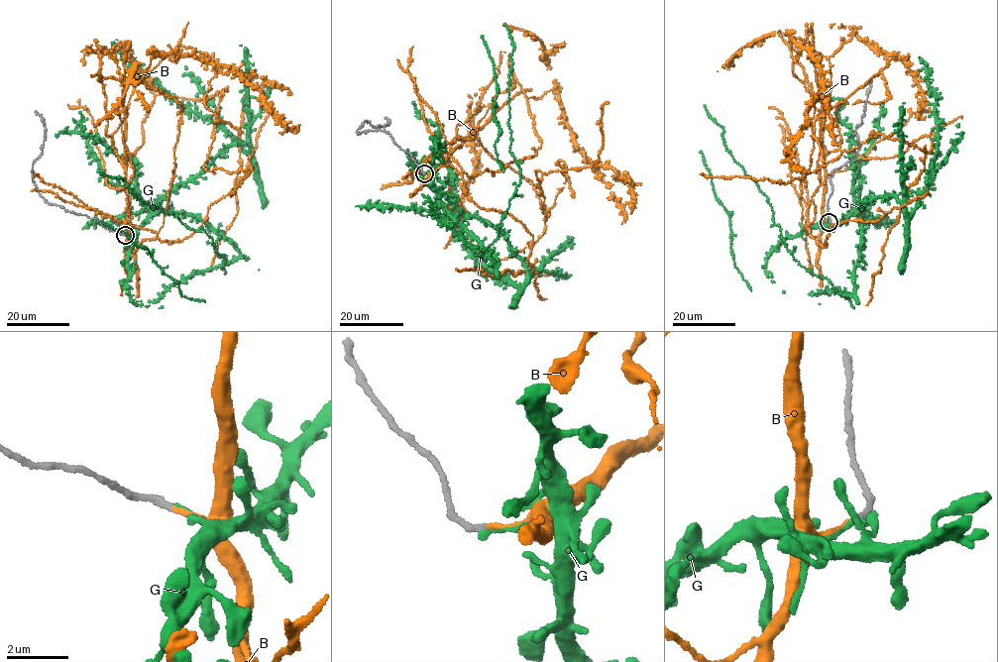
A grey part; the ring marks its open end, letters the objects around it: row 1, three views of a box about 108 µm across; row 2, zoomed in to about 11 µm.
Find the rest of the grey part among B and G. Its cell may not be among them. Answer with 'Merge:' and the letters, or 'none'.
Merge: B

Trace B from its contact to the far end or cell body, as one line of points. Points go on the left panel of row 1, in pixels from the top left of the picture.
B: (125, 235), (121, 160), (143, 144), (162, 93), (227, 90), (203, 165), (251, 168), (234, 193)

